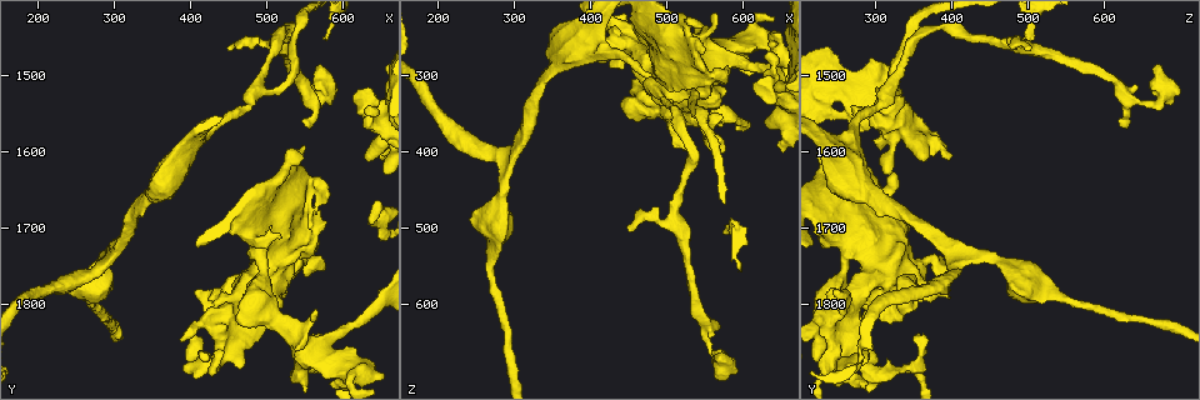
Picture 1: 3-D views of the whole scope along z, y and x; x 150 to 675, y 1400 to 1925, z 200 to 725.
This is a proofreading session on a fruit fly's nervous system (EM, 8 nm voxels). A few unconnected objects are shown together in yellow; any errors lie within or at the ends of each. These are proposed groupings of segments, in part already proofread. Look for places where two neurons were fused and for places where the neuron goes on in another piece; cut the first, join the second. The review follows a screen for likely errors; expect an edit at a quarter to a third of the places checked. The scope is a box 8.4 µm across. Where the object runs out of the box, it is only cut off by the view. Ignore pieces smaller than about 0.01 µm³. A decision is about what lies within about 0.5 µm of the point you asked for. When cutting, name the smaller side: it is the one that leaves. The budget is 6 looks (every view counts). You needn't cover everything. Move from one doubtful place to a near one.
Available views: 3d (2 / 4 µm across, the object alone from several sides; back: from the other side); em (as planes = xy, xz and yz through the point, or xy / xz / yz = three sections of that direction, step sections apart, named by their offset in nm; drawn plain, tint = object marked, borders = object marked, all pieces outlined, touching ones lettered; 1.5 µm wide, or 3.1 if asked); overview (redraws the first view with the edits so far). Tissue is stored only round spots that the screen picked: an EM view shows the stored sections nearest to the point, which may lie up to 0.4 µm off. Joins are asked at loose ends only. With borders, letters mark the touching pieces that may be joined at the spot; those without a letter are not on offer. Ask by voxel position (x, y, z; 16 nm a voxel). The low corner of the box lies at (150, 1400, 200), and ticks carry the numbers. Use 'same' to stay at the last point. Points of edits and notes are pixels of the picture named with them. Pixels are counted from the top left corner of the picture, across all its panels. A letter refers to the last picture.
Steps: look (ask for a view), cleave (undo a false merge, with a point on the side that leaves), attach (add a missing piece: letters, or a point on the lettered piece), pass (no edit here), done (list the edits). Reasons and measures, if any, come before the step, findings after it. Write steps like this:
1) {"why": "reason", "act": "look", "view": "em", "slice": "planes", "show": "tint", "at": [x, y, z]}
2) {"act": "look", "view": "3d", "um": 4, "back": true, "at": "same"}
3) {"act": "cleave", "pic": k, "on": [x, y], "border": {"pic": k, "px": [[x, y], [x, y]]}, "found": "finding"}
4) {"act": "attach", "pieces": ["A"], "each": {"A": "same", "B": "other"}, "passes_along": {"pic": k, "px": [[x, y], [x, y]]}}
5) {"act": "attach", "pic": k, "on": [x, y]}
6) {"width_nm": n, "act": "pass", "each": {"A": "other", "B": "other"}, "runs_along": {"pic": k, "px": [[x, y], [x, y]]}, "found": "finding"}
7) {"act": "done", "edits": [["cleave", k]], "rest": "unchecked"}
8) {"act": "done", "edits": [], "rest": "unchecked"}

{"why": "thick turns thin", "act": "look", "view": "3d", "um": 2, "at": [575, 1520, 675]}

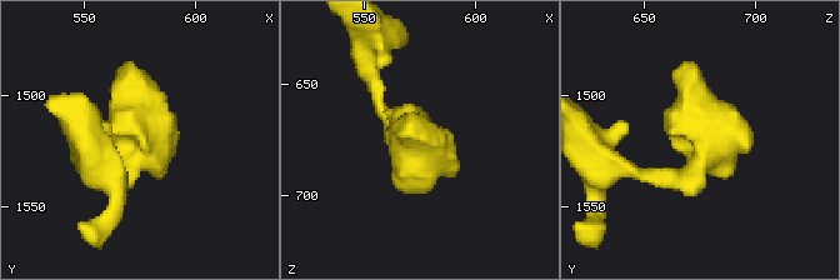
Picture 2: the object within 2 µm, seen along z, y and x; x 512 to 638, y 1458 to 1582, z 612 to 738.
{"why": "shape alone is not enough", "act": "look", "view": "em", "slice": "planes", "show": "borders", "at": [574, 1522, 677]}

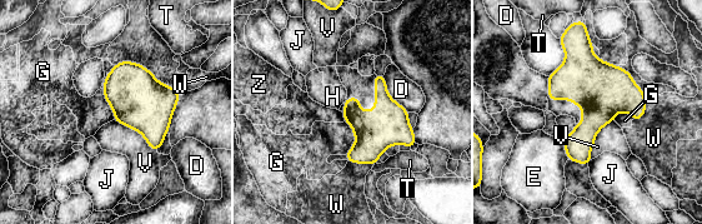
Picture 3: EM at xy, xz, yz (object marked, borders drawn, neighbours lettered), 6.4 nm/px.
{"longest_contact_nm": ["V", 340], "act": "pass", "each": {"D": "other", "E": "other", "G": "other", "H": "other", "J": "other", "T": "other", "V": "other", "W": "other", "Z": "other"}, "border": {"pic": 3, "px": [[382, 76], [387, 93], [409, 112]]}, "found": "continuous, no second neuron"}

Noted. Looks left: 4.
{"why": "an open end", "act": "look", "view": "em", "slice": "planes", "show": "borders", "at": [430, 1870, 285]}

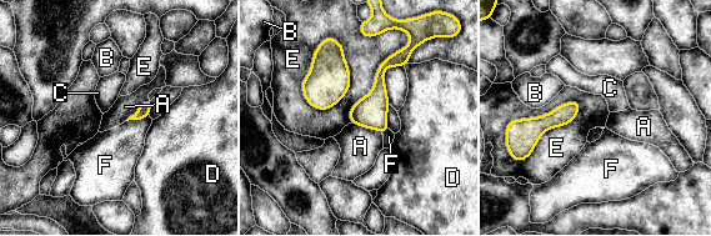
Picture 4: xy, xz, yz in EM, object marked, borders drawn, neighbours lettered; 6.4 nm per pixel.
{"act": "pass", "each": {"A": "other", "B": "other", "C": "other", "D": "other", "E": "other", "F": "other"}, "border": {"pic": 4, "px": [[331, 36], [303, 81], [319, 110]]}, "found": "none of them fits"}

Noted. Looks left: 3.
{"why": "thin end", "act": "look", "view": "em", "slice": "planes", "show": "borders", "at": [570, 1835, 350]}

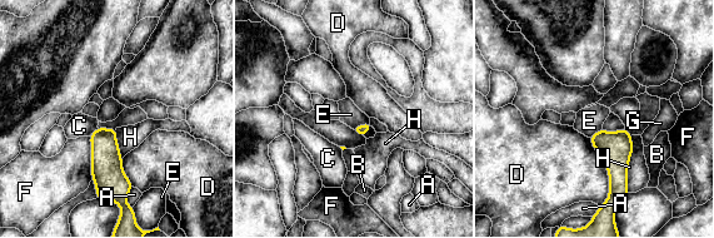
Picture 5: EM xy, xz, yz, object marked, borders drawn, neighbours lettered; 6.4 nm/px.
{"act": "pass", "each": {"A": "other", "B": "other", "C": "other", "D": "other", "E": "other", "F": "other", "G": "other", "H": "other"}, "border": {"pic": 5, "px": [[369, 122], [353, 129]]}, "found": "none of them fits"}

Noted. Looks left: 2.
{"act": "done", "edits": [], "rest": "unchecked"}

